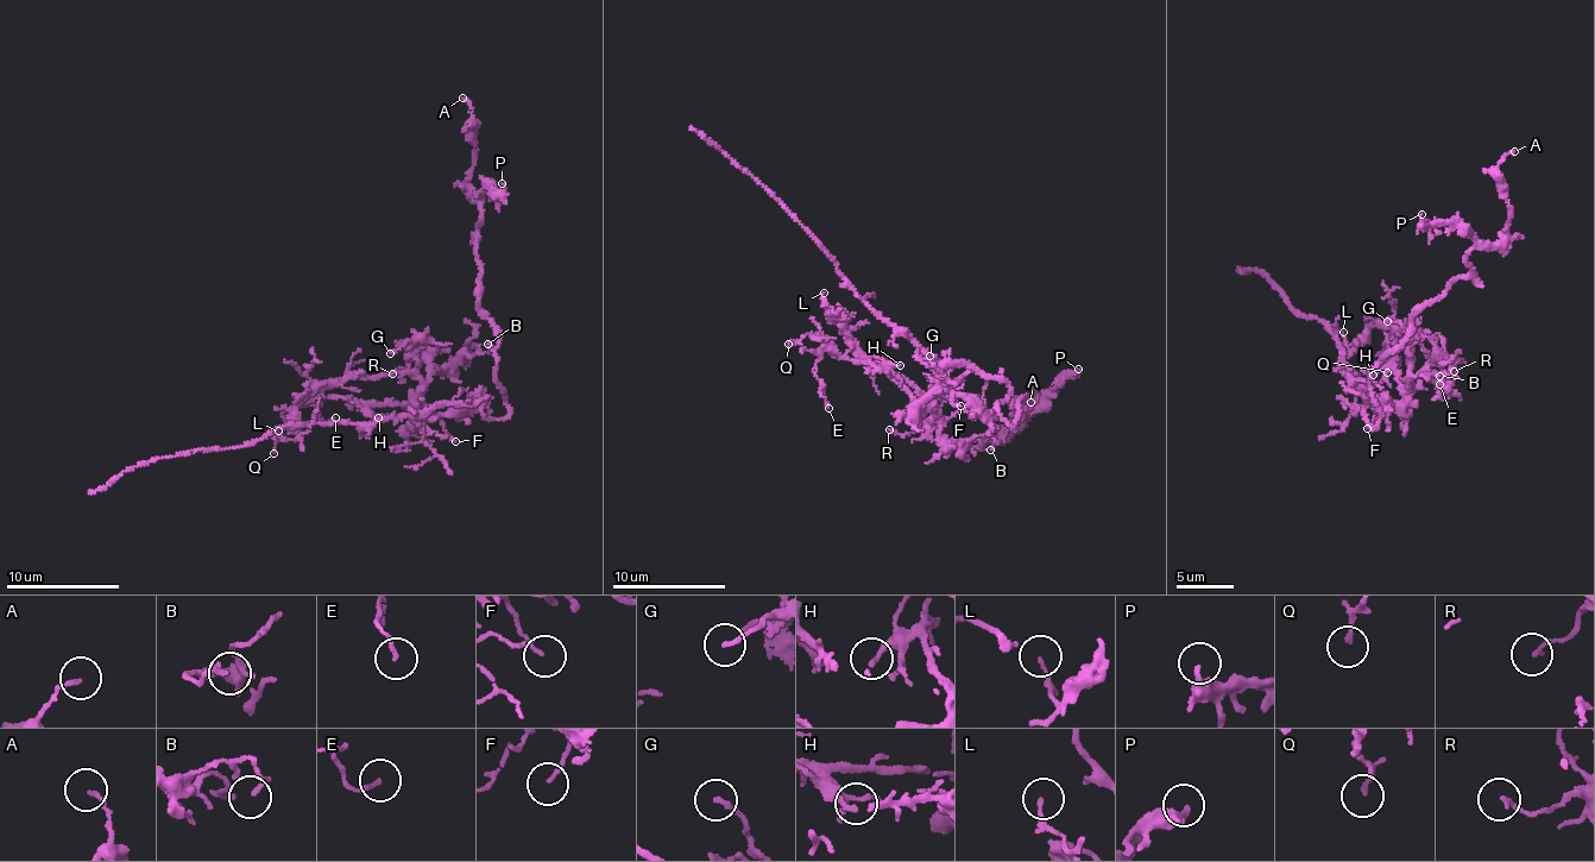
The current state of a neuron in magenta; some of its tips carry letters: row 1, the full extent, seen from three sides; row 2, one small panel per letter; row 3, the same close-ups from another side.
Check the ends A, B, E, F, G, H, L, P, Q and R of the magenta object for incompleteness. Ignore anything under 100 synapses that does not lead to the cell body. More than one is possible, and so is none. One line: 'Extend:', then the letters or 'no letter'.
Extend: no letter

